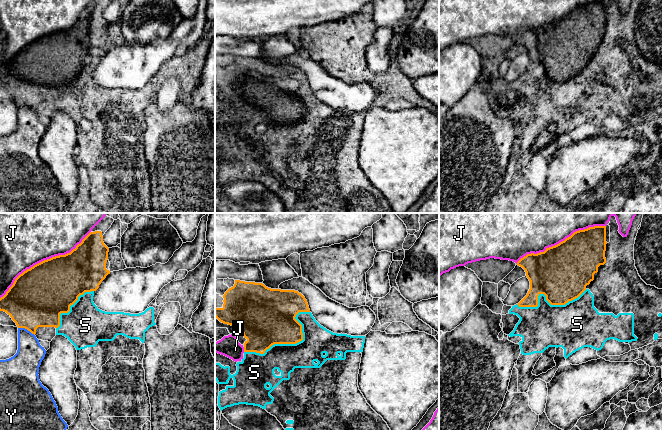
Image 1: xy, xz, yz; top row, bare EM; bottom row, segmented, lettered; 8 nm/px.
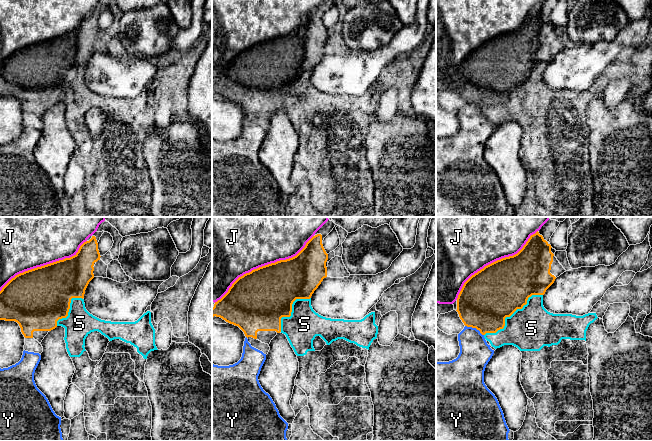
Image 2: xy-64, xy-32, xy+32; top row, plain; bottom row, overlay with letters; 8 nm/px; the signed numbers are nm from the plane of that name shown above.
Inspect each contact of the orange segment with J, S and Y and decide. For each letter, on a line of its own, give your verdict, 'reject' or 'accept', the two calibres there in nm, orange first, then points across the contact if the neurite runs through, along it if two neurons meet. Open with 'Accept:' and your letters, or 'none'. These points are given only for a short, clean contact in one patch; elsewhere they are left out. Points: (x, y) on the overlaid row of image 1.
Accept: S
J: reject | 440/500 nm
S: accept | 380/220 nm
Y: reject | 440/220 nm | along xy (18, 327), (24, 327), (34, 335)

